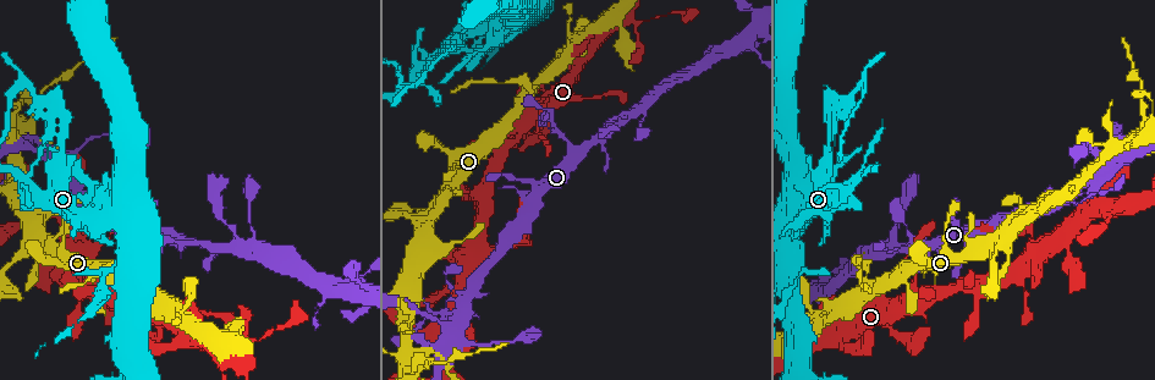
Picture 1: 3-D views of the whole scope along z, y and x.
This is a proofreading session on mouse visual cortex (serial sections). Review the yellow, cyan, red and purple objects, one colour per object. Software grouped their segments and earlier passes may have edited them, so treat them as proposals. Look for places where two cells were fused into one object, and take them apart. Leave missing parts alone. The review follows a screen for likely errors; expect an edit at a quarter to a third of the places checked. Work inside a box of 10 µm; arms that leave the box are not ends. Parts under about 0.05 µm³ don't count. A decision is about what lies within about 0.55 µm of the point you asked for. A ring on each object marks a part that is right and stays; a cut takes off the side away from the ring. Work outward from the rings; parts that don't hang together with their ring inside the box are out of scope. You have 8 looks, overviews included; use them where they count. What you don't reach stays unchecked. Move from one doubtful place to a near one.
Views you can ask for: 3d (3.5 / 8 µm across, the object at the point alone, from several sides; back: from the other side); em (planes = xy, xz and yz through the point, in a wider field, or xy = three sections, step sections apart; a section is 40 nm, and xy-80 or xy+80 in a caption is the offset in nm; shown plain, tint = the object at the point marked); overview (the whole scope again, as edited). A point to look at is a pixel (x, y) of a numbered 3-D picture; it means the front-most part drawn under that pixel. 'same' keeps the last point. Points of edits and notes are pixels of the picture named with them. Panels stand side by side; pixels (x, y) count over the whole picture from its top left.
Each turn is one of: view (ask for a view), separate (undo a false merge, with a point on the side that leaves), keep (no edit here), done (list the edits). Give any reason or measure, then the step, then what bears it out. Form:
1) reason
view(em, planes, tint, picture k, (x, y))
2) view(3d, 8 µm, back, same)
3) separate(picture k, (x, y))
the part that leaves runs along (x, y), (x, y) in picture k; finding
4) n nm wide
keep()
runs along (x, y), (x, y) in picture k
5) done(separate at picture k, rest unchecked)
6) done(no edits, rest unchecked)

side arm on a straight run
view(3d, 3.5 µm, picture 1, (864, 294))

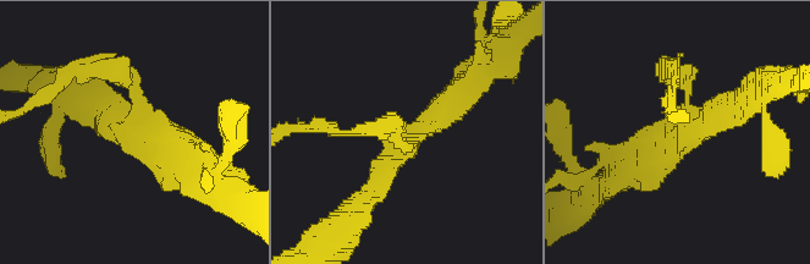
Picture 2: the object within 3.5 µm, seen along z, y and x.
3 arms; arms of 150, 250, 350 nm; shape alone is not enough
view(em, xy, step 5, tint, picture 2, (688, 130))

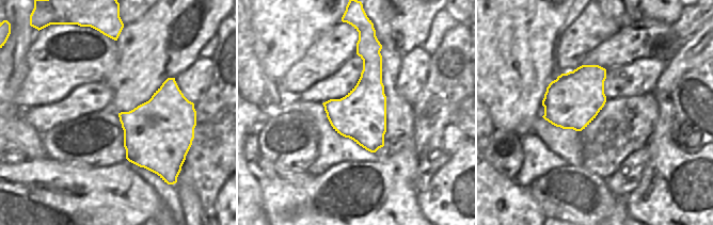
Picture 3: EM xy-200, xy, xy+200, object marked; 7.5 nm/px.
380 nm wide
keep()
runs along (359, 201), (389, 157), (459, 94) in picture 2; one cell here

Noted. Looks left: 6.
thin neck
view(3d, 3.5 µm, picture 1, (630, 114))

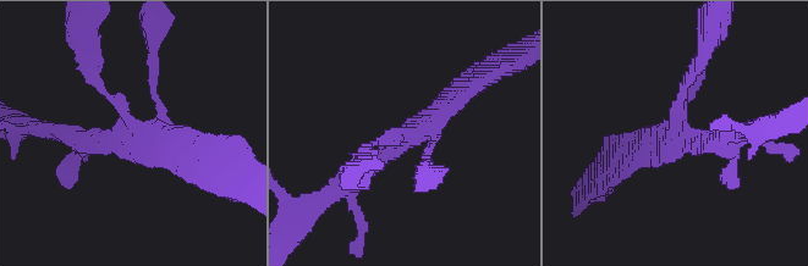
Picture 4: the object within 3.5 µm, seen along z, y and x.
4 arms; arms of 150, 150, 250, 300 nm
view(em, xy, step 1, tint, picture 4, (135, 136))

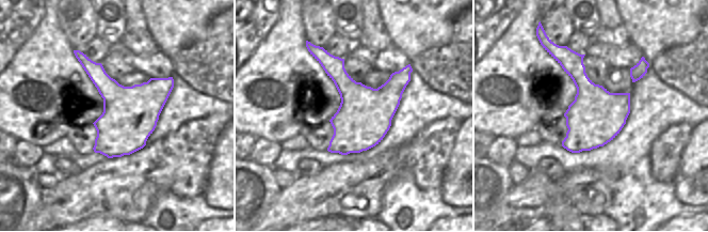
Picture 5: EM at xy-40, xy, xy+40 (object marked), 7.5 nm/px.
keep()
runs along (340, 188), (381, 160), (472, 84) in picture 4; all the same cell

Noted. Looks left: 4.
narrows sharply
view(3d, 3.5 µm, back, picture 1, (503, 341))

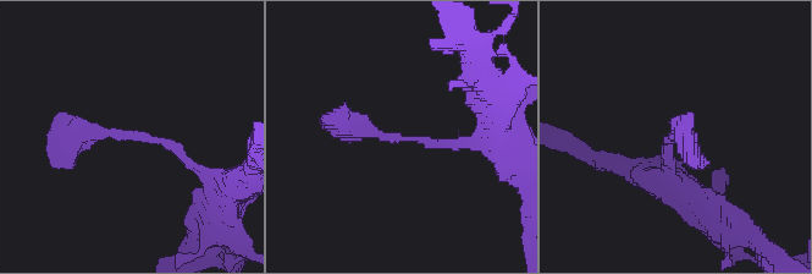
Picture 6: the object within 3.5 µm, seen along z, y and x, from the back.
arms of 150, 250 nm
view(em, xy, step 5, tint, picture 6, (403, 140))

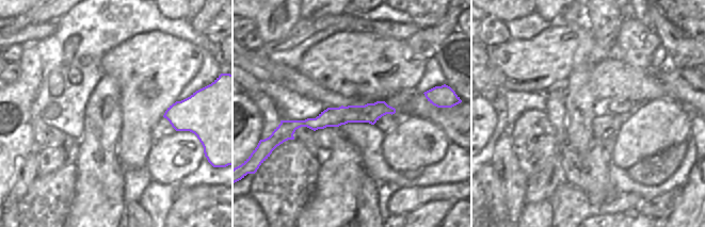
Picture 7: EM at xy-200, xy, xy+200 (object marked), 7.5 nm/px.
keep()
all the same cell

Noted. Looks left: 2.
done(no edits, rest unchecked)

